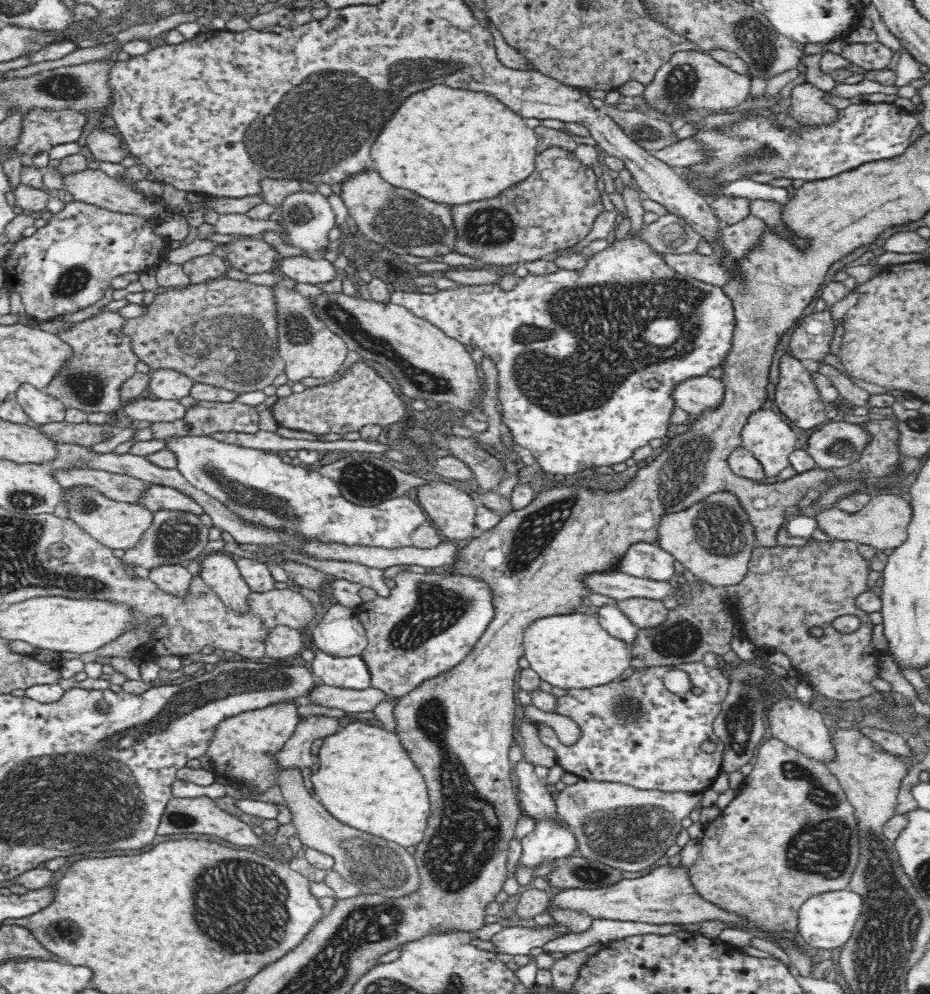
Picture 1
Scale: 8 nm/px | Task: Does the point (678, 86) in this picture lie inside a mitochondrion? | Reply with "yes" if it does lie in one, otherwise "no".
yes

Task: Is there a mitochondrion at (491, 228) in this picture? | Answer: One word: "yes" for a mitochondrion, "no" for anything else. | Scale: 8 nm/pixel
yes

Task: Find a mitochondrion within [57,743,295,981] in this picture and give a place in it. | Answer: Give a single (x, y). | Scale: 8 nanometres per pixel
(218, 916)

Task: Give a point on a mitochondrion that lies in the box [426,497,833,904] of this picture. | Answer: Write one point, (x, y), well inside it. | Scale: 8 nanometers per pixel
(630, 834)

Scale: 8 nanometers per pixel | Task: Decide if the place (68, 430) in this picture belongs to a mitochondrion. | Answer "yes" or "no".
no

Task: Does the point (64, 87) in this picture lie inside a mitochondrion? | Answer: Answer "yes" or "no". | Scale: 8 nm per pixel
yes

